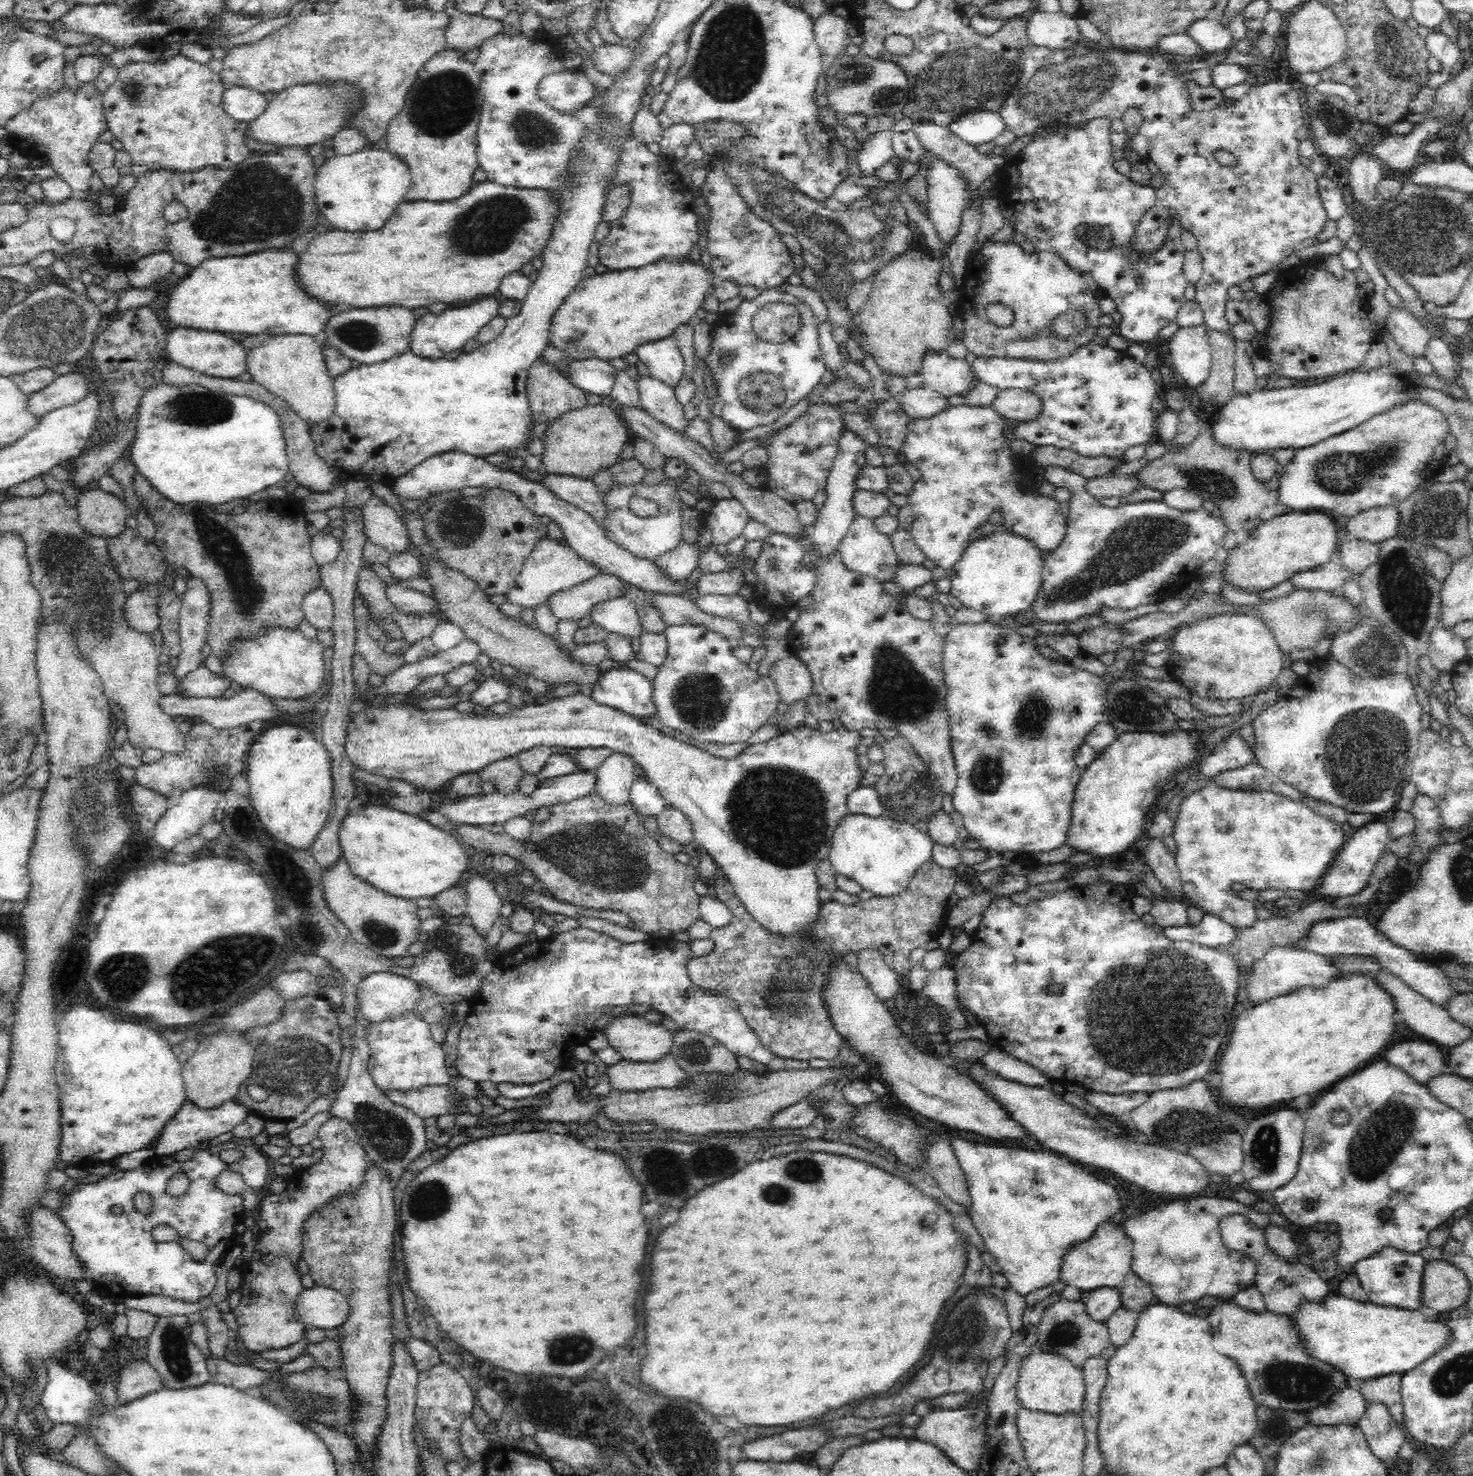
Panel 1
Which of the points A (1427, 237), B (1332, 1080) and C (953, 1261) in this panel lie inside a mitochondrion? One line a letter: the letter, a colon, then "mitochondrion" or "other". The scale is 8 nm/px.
A: mitochondrion
B: other
C: other

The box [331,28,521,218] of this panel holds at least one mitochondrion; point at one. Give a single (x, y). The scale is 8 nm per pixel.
(443, 103)

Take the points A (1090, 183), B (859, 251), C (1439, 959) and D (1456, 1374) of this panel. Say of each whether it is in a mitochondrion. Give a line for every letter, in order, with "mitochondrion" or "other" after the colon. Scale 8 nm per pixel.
A: other
B: mitochondrion
C: other
D: mitochondrion

